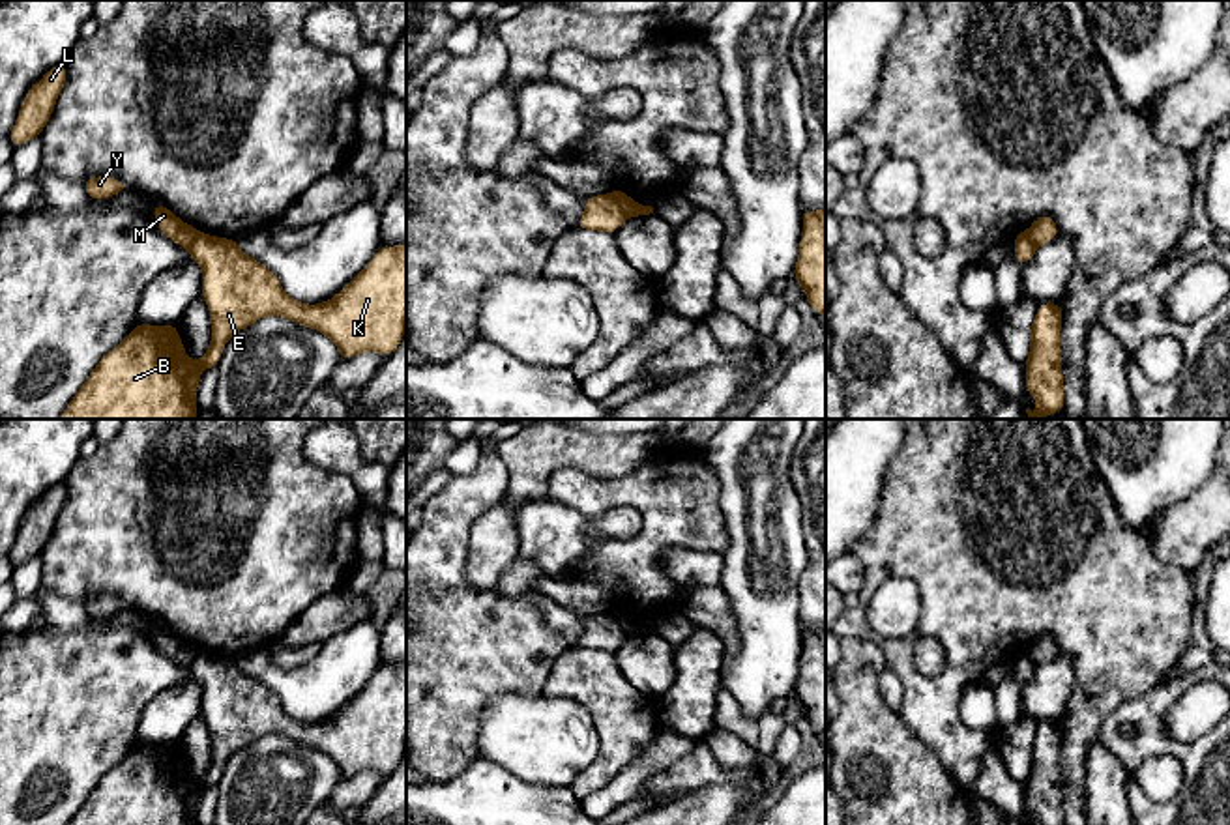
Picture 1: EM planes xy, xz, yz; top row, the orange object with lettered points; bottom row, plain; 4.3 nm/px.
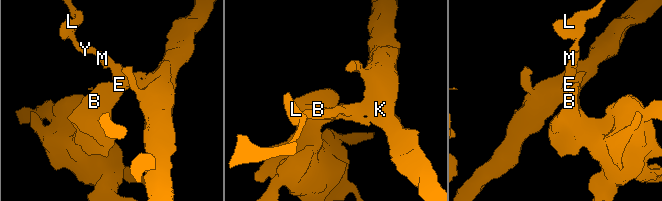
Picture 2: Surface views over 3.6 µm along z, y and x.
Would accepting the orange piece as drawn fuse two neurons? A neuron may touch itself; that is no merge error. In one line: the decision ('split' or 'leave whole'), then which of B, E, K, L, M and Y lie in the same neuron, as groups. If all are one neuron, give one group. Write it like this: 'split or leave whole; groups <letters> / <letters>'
split; groups B E K / L M Y

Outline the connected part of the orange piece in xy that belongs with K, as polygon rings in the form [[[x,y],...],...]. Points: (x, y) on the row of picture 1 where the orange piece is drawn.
[[[198,232],[187,247],[202,268],[202,297],[210,309],[212,342],[208,352],[191,361],[176,326],[137,324],[133,331],[107,352],[60,419],[197,419],[197,387],[202,369],[217,369],[228,339],[264,316],[283,316],[303,327],[318,329],[352,359],[361,352],[391,355],[406,326],[406,245],[382,245],[374,258],[331,299],[307,305],[285,294],[279,279],[258,260],[247,256],[236,239]]]

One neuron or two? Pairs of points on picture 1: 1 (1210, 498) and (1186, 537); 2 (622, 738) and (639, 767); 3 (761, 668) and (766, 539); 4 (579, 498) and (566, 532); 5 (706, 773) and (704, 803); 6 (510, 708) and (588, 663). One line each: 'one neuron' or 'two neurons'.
1: one neuron
2: two neurons
3: one neuron
4: two neurons
5: two neurons
6: two neurons

